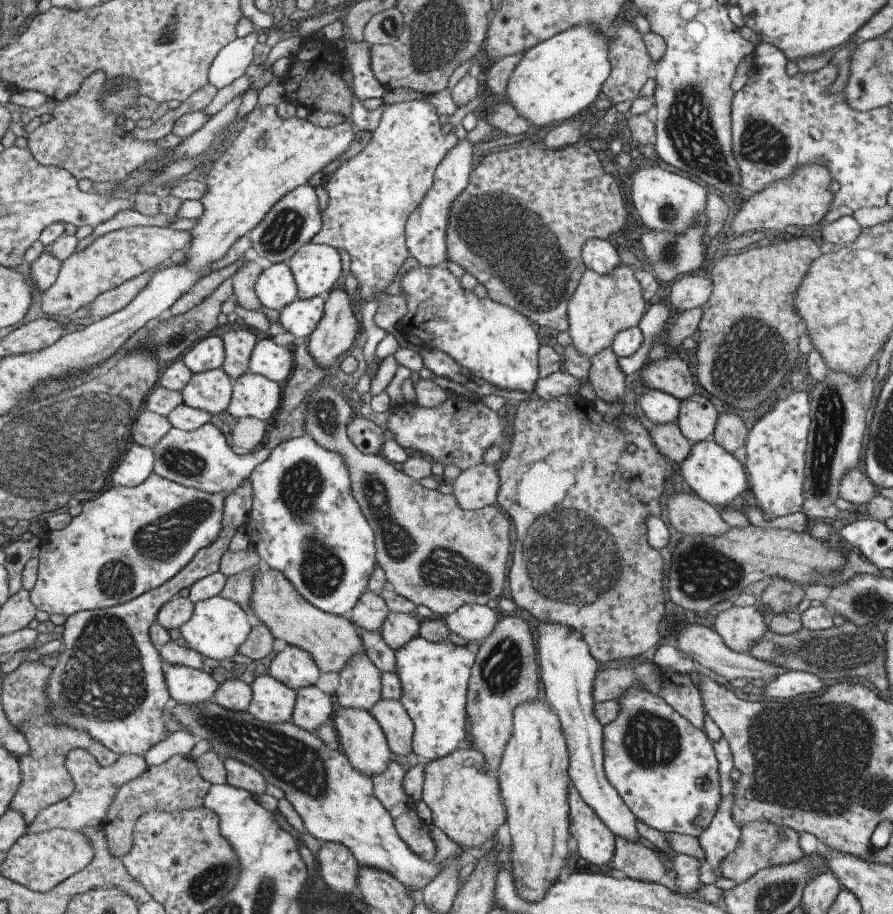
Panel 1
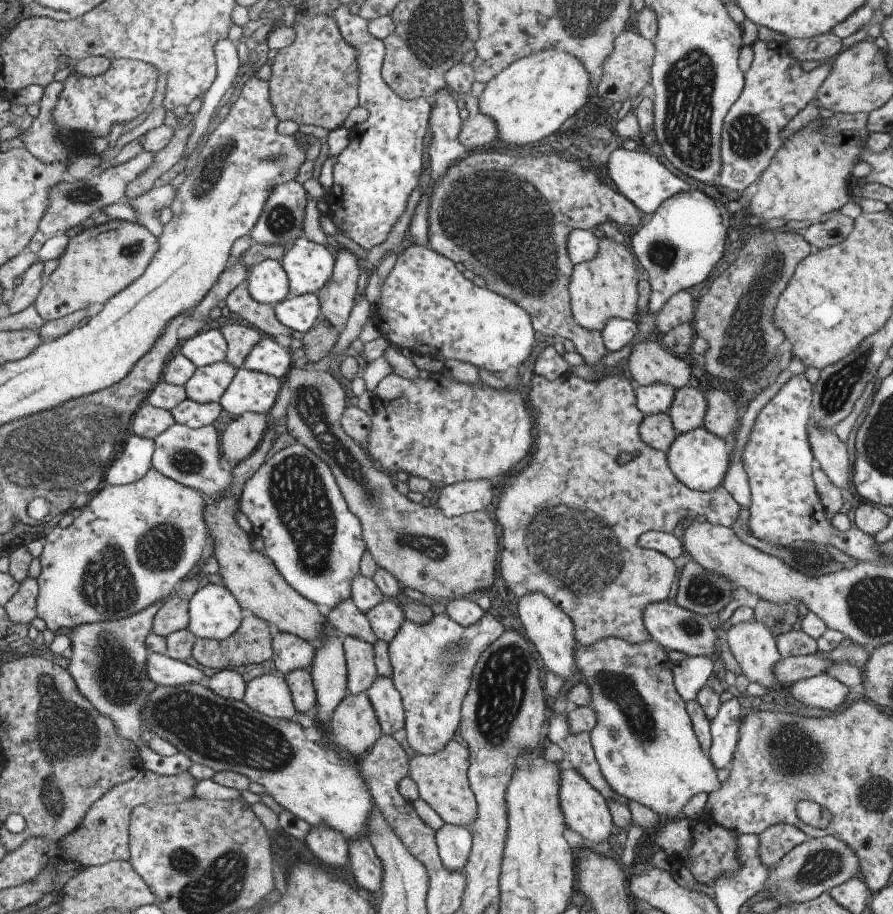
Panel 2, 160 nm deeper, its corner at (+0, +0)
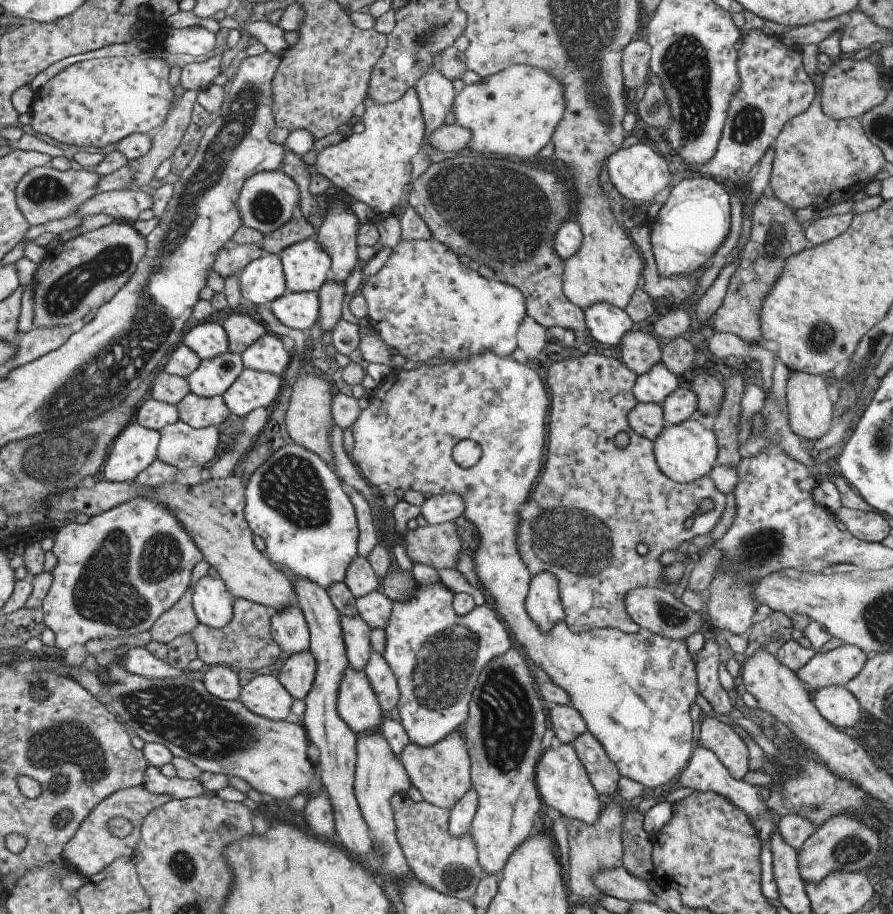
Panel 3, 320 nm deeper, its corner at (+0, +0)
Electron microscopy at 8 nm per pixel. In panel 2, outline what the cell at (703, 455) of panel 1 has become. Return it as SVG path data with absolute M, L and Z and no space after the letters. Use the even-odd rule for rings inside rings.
M704 427L693 428L691 432L679 433L671 442L671 448L665 452L667 466L681 484L698 492L711 492L723 484L723 476L727 476L727 470L731 466L727 443L713 436Z

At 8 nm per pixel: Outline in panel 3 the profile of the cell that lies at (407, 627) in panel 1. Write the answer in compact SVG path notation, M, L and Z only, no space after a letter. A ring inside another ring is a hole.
M379 588L355 599L358 616L369 626L370 630L375 630L375 628L385 630L392 606L392 602L382 594Z

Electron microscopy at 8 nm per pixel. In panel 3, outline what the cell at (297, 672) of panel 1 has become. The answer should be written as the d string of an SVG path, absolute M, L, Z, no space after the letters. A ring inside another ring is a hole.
M297 604L281 612L274 612L270 620L270 636L279 650L288 656L309 648L307 624Z

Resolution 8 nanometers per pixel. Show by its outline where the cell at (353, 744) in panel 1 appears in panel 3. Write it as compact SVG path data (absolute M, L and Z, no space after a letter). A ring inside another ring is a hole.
M345 668L337 693L337 716L343 720L347 730L355 736L373 734L379 730L383 716L363 671Z

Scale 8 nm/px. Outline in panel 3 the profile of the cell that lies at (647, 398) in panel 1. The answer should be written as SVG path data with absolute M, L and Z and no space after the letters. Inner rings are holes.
M659 362L657 366L651 366L647 374L636 376L632 394L637 403L660 405L677 388L675 376Z

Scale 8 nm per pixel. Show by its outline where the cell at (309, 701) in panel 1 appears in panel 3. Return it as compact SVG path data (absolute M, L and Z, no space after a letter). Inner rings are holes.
M307 649L289 656L276 678L293 699L301 700L309 693L314 675L315 660Z

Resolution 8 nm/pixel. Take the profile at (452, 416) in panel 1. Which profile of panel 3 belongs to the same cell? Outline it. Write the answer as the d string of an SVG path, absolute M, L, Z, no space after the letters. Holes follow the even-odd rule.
M483 352L479 356L453 359L453 362L443 364L409 364L392 370L369 393L369 406L361 410L359 418L351 424L353 450L348 458L364 481L381 495L415 490L425 499L449 492L463 496L465 508L462 516L473 524L474 536L478 536L478 542L474 540L474 544L479 547L472 552L475 576L495 602L492 608L507 624L515 642L555 686L565 690L570 706L581 714L587 732L601 744L619 776L641 784L648 793L660 787L672 790L692 756L693 722L689 716L689 704L695 701L698 692L695 666L685 643L667 640L643 628L635 634L625 634L615 628L591 628L575 634L563 621L553 624L549 632L541 632L523 610L523 598L531 576L515 548L513 536L519 524L515 504L525 502L541 468L545 410L549 405L545 393L545 385L531 364L519 364L511 356ZM463 438L473 438L473 442L481 446L479 462L469 468L459 468L452 458L455 444Z

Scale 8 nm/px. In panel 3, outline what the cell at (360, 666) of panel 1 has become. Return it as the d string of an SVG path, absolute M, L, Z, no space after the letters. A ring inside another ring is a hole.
M358 615L340 616L340 618L348 667L355 672L363 671L372 652L371 630Z

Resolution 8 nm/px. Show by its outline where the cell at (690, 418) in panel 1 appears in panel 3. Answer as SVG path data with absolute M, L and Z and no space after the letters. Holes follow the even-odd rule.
M677 388L660 406L665 425L675 426L693 418L697 408L697 398L690 389Z

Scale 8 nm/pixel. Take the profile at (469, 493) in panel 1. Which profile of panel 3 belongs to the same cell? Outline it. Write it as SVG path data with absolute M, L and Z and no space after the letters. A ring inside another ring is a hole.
M449 492L425 499L420 507L420 514L426 523L437 525L459 518L463 514L463 508L465 508L463 496Z

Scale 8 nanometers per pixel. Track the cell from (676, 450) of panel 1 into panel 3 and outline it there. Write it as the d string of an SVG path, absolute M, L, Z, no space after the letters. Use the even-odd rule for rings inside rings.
M653 403L635 404L635 408L627 414L627 423L632 431L649 442L653 442L665 427L661 406Z

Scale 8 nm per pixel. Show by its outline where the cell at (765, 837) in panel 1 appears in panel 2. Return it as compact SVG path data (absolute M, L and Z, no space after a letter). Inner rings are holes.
M778 823L757 834L759 862L765 868L773 867L791 848L807 840L803 832L792 825Z

